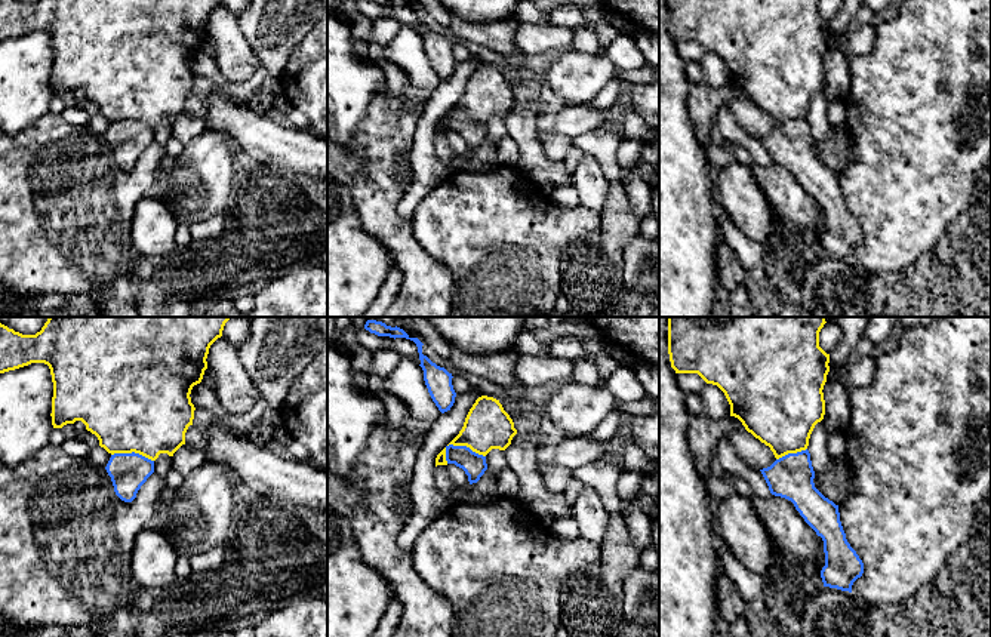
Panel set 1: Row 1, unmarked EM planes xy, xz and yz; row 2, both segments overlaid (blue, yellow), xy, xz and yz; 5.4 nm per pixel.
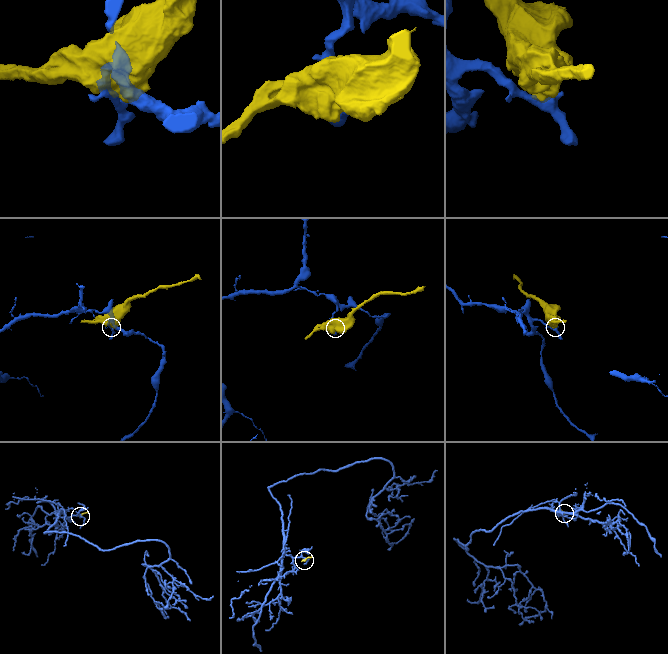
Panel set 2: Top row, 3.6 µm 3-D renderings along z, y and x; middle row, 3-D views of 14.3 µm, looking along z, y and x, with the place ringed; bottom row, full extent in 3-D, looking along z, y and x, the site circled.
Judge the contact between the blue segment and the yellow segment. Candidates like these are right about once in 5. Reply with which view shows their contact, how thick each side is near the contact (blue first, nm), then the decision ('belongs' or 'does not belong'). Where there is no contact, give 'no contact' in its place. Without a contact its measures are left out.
xz | 130/240 nm | does not belong

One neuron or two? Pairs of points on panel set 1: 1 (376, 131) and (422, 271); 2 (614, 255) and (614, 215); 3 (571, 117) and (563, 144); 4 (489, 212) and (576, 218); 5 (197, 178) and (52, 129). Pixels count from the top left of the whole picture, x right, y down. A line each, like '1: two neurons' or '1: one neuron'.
1: one neuron
2: one neuron
3: two neurons
4: one neuron
5: two neurons

